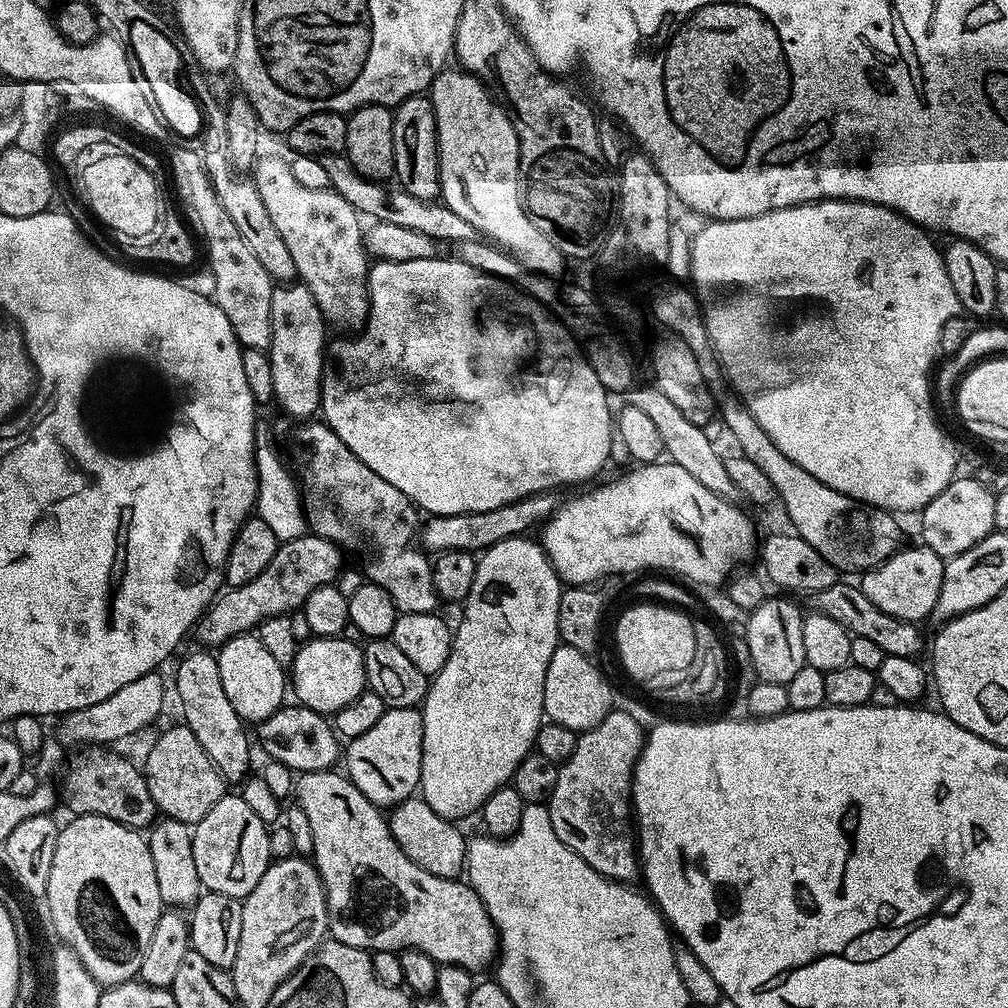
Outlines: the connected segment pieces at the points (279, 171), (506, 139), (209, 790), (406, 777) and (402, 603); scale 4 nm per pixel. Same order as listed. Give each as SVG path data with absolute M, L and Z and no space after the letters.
M261 155L251 169L250 179L262 194L270 222L274 222L294 257L299 283L314 294L325 321L336 328L363 328L368 320L370 257L364 251L362 220L356 208L331 188L309 190L300 185L290 171L289 161L280 156Z
M456 66L445 67L430 89L436 115L436 148L440 152L439 199L461 216L485 241L503 249L526 271L560 278L566 258L524 209L520 187L520 143L500 101L477 76Z
M188 727L168 728L152 744L142 763L150 798L167 819L194 826L226 795L226 782L210 762L198 738Z
M419 707L415 708L389 708L378 718L378 723L371 730L366 730L358 738L347 741L342 752L343 771L358 790L381 810L391 809L409 799L420 787L420 775L422 774L422 722L424 713Z
M288 422L284 428L283 455L300 489L307 527L315 535L324 536L337 544L345 553L360 551L359 563L365 577L371 583L382 586L382 590L394 598L400 612L436 612L438 597L432 581L432 560L414 543L418 536L416 505L406 498L406 494L402 494L402 490L390 486L386 478L378 478L378 474L374 474L366 462L358 459L346 446L346 442L342 442L342 438L338 438L338 434L334 434L334 430L330 430L327 424L312 423L316 422Z

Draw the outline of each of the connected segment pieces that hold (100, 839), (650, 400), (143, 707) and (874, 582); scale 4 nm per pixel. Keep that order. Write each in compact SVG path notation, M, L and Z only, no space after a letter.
M72 816L69 819L69 824L66 823L61 827L60 833L58 834L58 846L54 846L54 862L50 866L50 886L48 887L48 895L46 897L46 903L48 903L48 912L52 915L52 928L61 936L63 943L70 950L74 950L74 954L78 954L78 958L82 962L82 966L86 966L86 970L93 976L96 983L101 986L111 986L113 984L124 984L128 980L133 979L139 973L140 967L142 966L142 958L146 954L146 946L150 946L150 938L154 934L154 926L158 926L158 918L162 911L162 901L160 895L158 894L158 878L154 874L154 858L150 858L150 846L146 839L145 833L143 831L127 828L122 822L114 822L110 818L102 818L101 816Z
M648 384L637 390L636 396L629 399L629 404L650 416L654 426L657 427L658 434L661 435L664 453L671 463L681 466L682 470L689 471L696 481L706 486L706 490L714 490L718 498L733 502L741 499L738 486L734 486L734 482L730 482L730 474L726 474L724 456L716 453L711 438L704 433L707 431L701 425L687 421L679 413L679 409L675 409L671 401L668 401L666 394L662 394L653 385Z
M148 672L135 679L109 698L82 710L65 713L61 719L58 738L63 745L76 743L76 746L110 746L150 725L160 714L164 704L164 682L161 673Z
M917 546L917 548L901 547L889 560L882 562L876 568L869 568L859 577L858 586L886 614L894 618L921 622L932 615L938 590L942 586L945 557L934 554L934 550Z

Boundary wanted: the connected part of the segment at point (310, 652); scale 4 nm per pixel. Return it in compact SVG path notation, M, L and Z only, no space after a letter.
M322 636L303 641L296 649L290 669L290 685L303 707L321 714L334 714L342 706L350 706L354 698L366 691L364 654L359 644L351 644L335 636Z

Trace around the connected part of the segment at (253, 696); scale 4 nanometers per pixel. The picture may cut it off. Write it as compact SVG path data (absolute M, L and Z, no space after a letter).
M259 635L230 638L230 642L219 645L215 657L230 705L244 722L259 722L280 711L284 704L286 669L267 652L266 646L262 646Z

